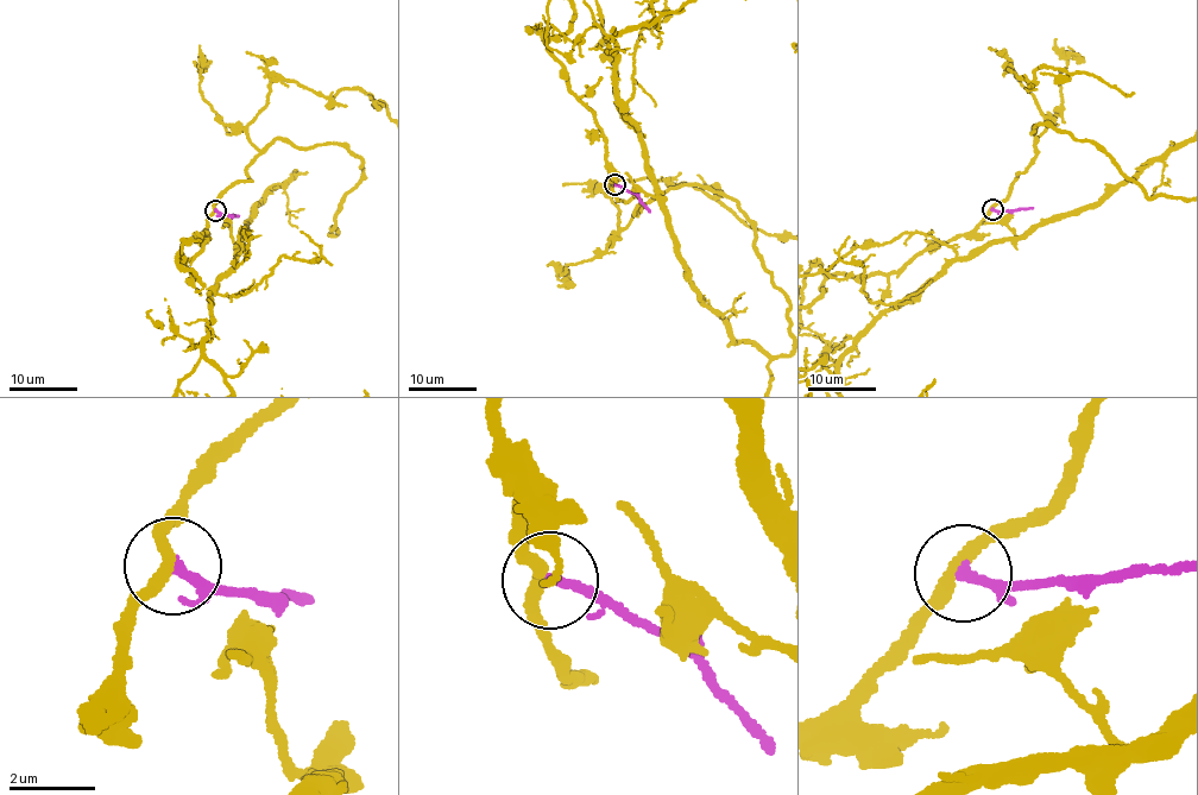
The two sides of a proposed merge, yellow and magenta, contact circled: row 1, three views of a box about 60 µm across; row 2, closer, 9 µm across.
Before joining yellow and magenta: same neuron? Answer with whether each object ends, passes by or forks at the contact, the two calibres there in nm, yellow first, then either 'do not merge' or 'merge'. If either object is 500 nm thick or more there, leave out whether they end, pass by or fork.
yellow passes by; magenta ends; calibres 280 and 200 nm; do not merge

